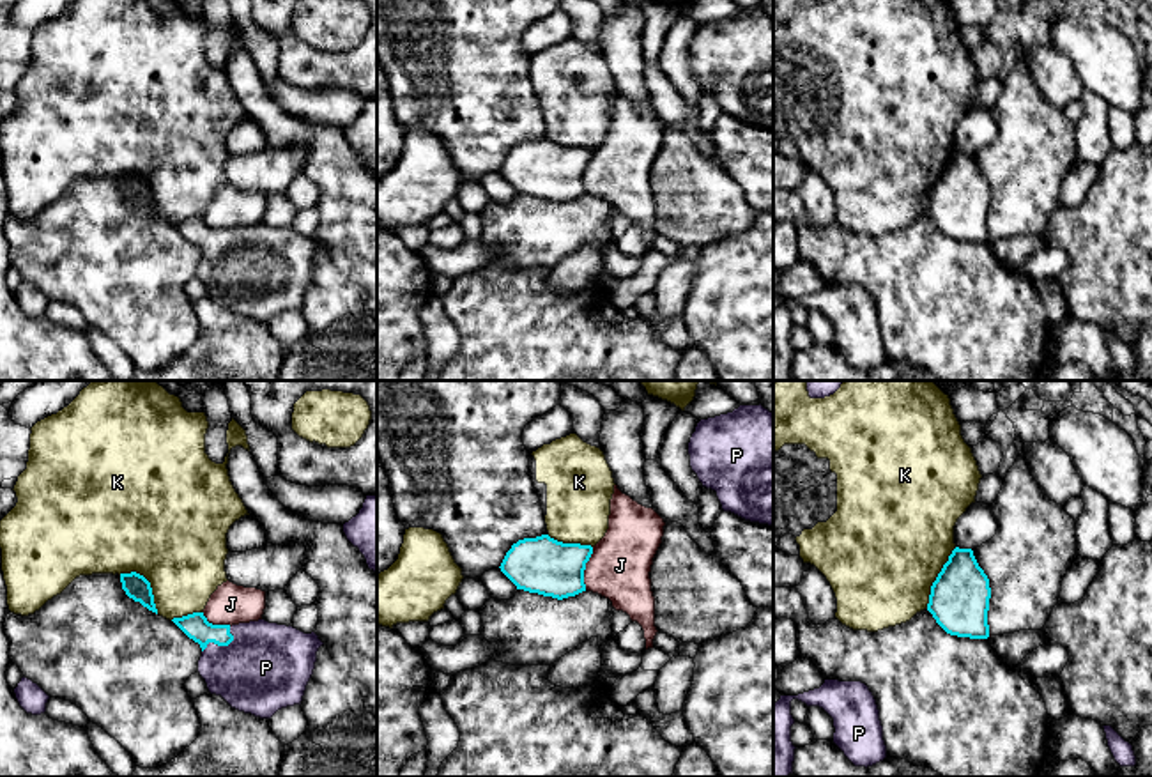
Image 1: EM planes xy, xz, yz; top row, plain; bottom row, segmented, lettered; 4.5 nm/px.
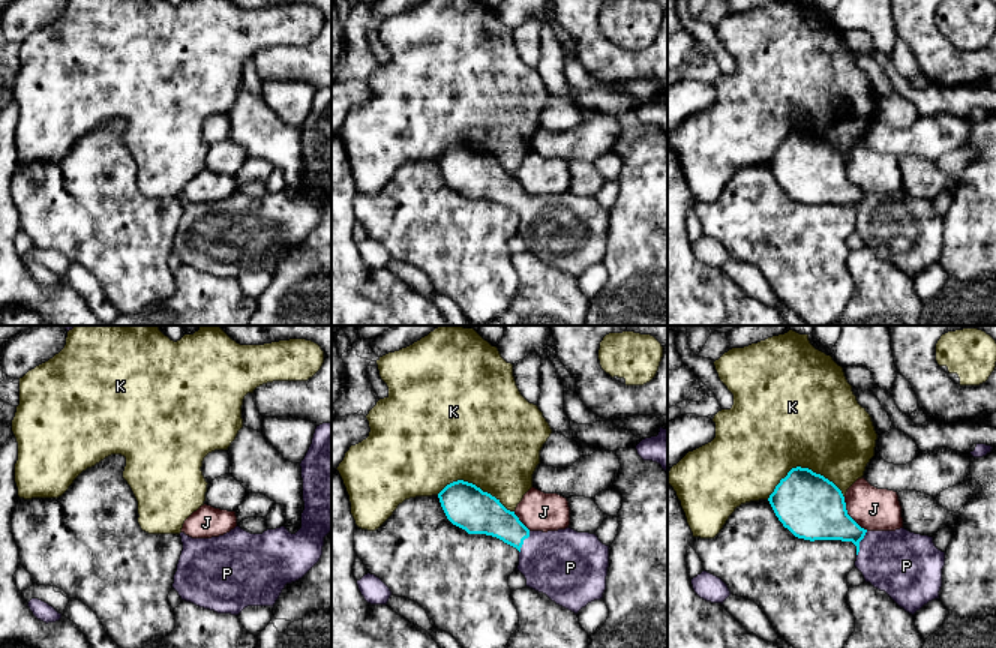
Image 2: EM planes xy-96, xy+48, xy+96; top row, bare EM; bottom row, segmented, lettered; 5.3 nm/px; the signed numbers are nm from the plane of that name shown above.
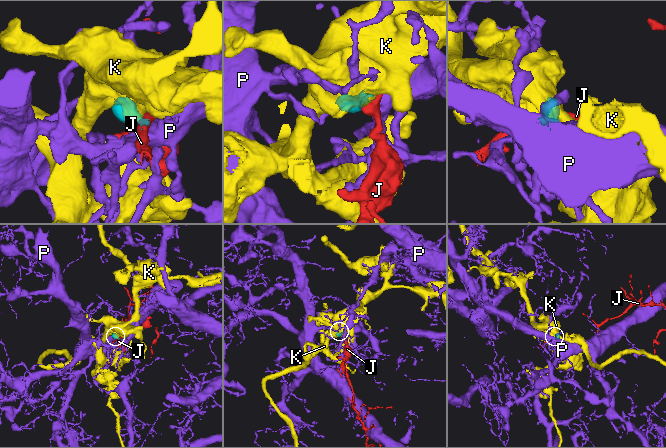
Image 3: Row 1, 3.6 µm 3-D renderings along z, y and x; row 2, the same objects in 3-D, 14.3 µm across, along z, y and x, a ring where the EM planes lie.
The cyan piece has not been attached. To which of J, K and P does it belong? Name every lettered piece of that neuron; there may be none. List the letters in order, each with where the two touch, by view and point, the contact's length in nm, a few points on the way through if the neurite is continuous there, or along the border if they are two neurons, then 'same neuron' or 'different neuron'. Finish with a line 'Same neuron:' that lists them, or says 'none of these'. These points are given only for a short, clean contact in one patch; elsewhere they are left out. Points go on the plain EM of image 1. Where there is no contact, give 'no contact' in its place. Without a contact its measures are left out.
J: contact xz (584, 172); length 200 nm; border xz (593, 151), (584, 174), (584, 192); different neuron
K: contact xy (149, 188); length 260 nm; different neuron
P: contact xy (222, 248); length 180 nm; way xy (195, 229), (222, 248), (239, 266), (266, 271); same neuron
Same neuron: P

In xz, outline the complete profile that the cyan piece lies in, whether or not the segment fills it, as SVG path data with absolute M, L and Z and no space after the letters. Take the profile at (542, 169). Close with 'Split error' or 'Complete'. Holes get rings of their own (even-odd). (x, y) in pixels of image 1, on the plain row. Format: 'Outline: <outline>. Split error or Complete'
Outline: M541 138L513 147L499 172L517 193L563 204L586 195L584 173L591 158L591 149Z. Complete

